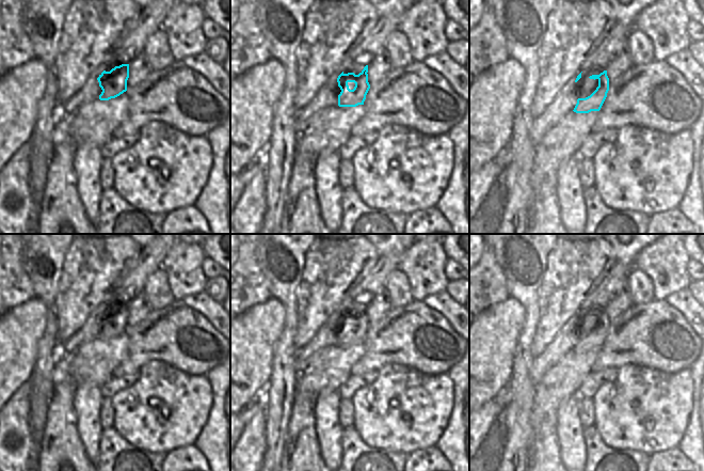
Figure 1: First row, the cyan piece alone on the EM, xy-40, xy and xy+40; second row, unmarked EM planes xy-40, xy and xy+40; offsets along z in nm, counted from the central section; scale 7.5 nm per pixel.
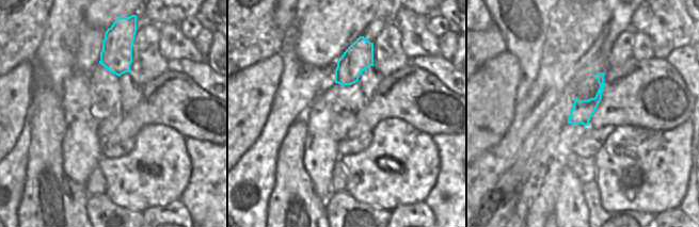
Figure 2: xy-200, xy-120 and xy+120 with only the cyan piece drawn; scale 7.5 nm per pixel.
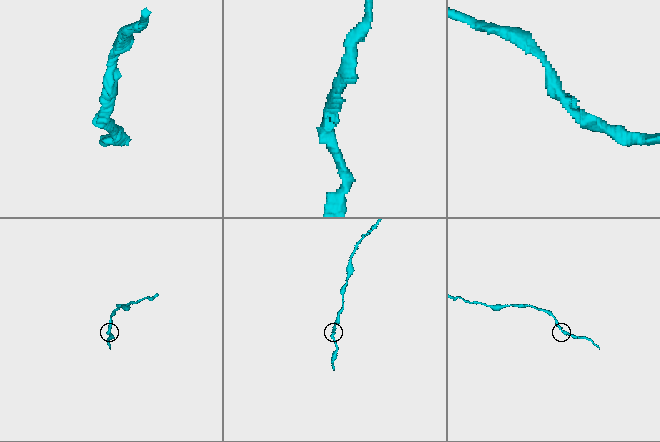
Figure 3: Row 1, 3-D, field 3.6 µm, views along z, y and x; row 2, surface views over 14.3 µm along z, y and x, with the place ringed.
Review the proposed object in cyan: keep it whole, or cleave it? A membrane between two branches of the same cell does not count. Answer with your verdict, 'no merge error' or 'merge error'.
no merge error

